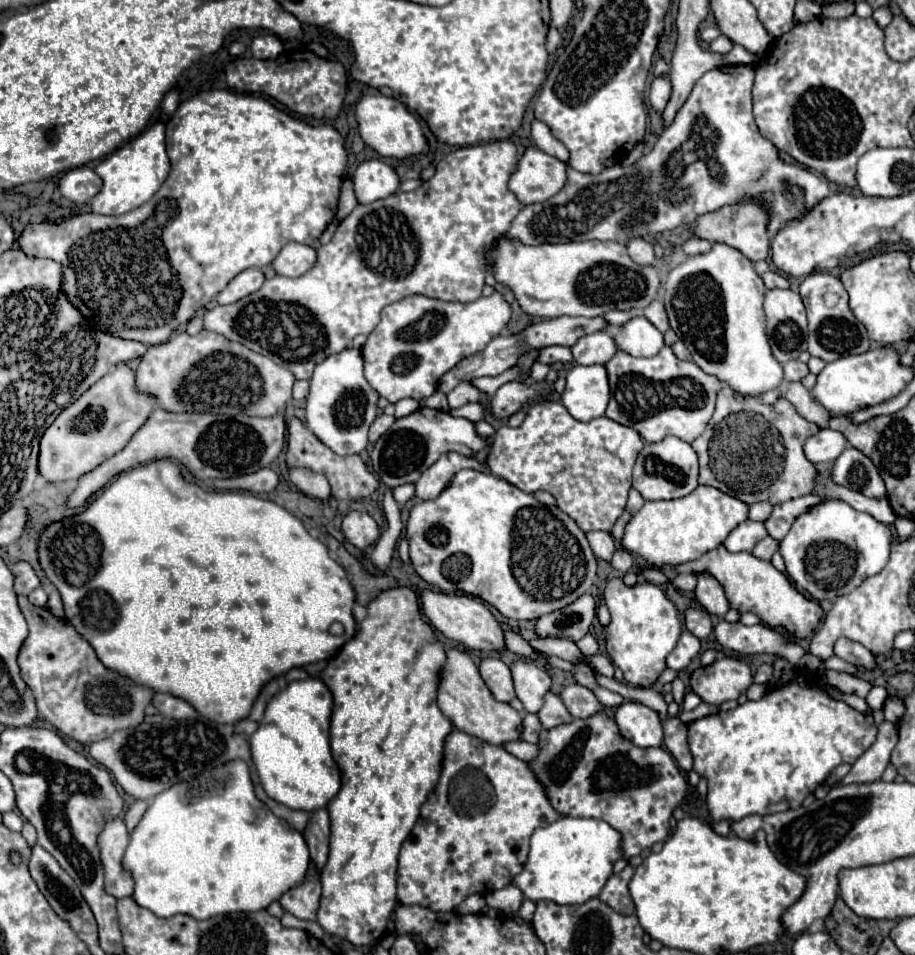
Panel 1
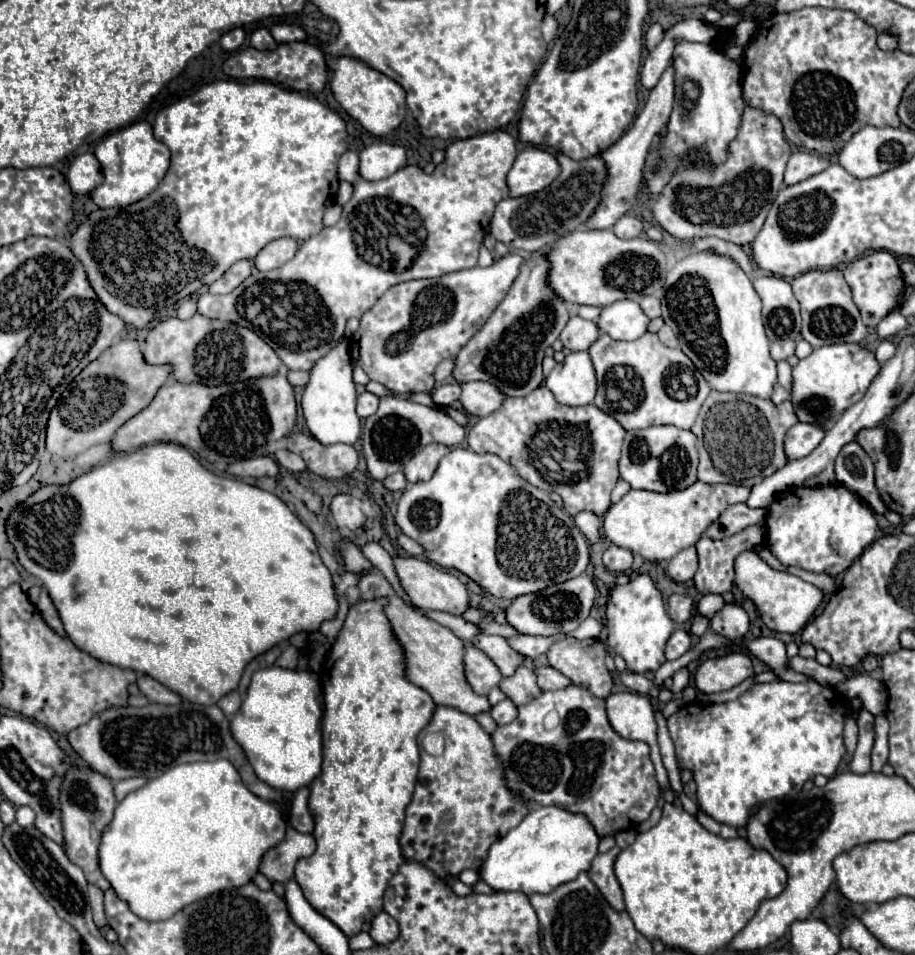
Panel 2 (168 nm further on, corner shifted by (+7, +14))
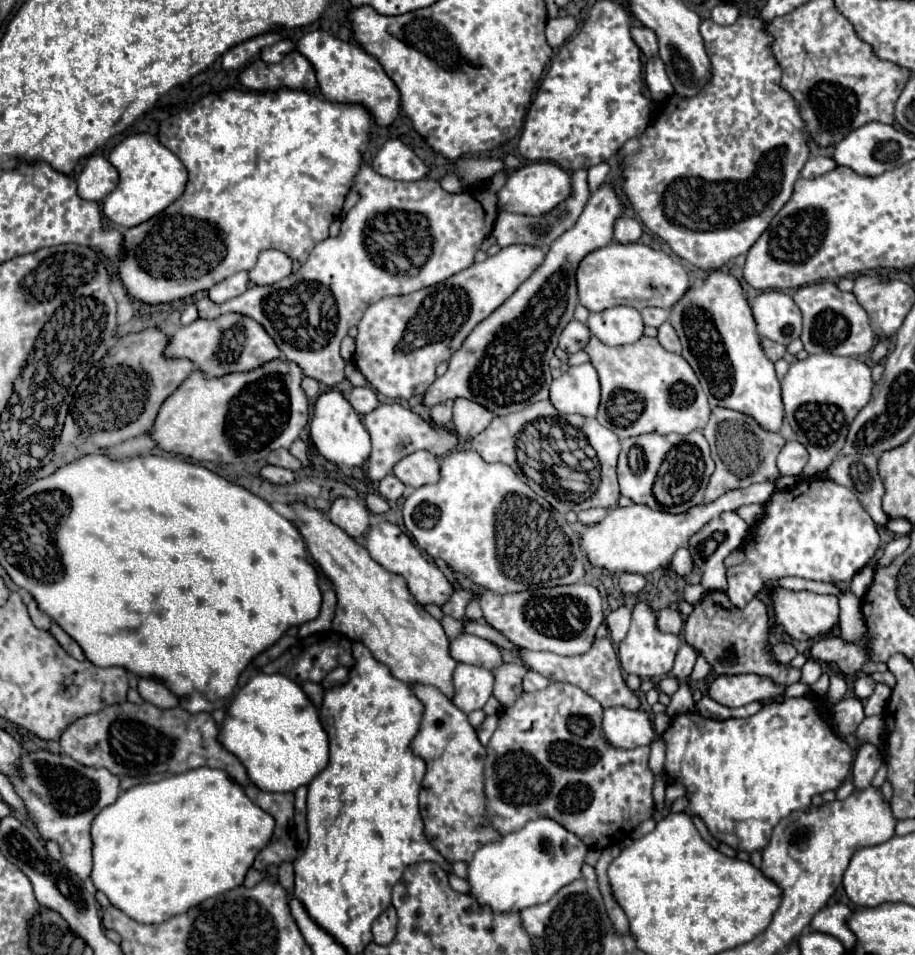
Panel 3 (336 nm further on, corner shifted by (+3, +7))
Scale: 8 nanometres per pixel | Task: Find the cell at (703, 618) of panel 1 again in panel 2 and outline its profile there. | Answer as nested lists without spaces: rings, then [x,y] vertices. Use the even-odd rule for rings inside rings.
[[[672,594],[668,598],[668,616],[676,624],[684,624],[686,620],[690,620],[692,618],[692,612],[694,612],[694,602],[688,596]]]

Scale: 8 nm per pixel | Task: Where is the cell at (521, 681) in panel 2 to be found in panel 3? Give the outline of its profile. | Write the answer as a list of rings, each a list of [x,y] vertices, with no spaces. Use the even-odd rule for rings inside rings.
[[[504,663],[494,671],[494,697],[504,707],[512,707],[512,703],[516,703],[516,699],[520,699],[520,695],[524,693],[522,681],[526,673],[528,667],[524,667],[522,663]]]

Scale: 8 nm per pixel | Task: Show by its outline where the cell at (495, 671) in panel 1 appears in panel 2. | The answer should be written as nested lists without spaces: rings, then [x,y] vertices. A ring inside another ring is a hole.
[[[472,646],[466,648],[464,674],[466,674],[466,682],[470,684],[470,688],[480,696],[486,696],[490,688],[498,686],[502,680],[502,674],[496,668],[496,664],[492,664],[492,660],[484,656],[484,652]]]

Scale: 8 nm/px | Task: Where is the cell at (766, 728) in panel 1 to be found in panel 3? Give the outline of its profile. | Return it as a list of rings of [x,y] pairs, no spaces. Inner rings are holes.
[[[796,697],[764,703],[756,715],[746,719],[706,719],[698,713],[684,713],[672,719],[662,735],[666,741],[666,773],[672,781],[684,783],[690,805],[688,815],[698,815],[714,839],[724,841],[738,851],[762,851],[770,833],[782,817],[796,809],[806,809],[812,795],[828,789],[836,791],[852,769],[852,749],[834,731],[820,703],[812,697]]]

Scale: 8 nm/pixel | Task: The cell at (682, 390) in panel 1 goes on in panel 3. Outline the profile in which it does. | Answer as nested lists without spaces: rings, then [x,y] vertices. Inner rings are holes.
[[[590,337],[588,345],[584,351],[590,355],[590,363],[598,371],[600,385],[602,385],[602,399],[598,407],[596,419],[610,431],[616,431],[620,439],[628,439],[634,435],[642,433],[692,433],[692,431],[702,431],[708,423],[710,417],[710,405],[708,399],[700,387],[700,381],[692,367],[686,363],[682,355],[666,351],[658,339],[650,337],[640,337],[632,345],[620,345],[620,347],[610,347],[600,343],[596,337]]]

